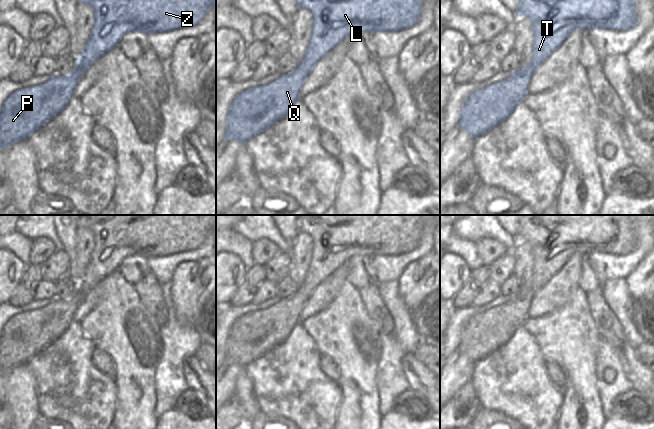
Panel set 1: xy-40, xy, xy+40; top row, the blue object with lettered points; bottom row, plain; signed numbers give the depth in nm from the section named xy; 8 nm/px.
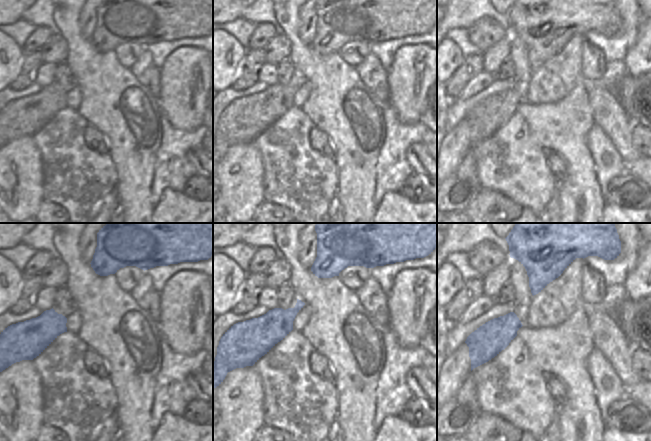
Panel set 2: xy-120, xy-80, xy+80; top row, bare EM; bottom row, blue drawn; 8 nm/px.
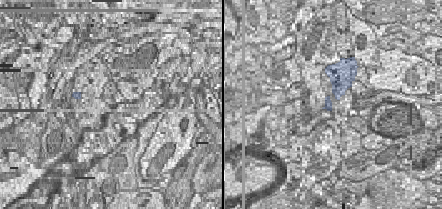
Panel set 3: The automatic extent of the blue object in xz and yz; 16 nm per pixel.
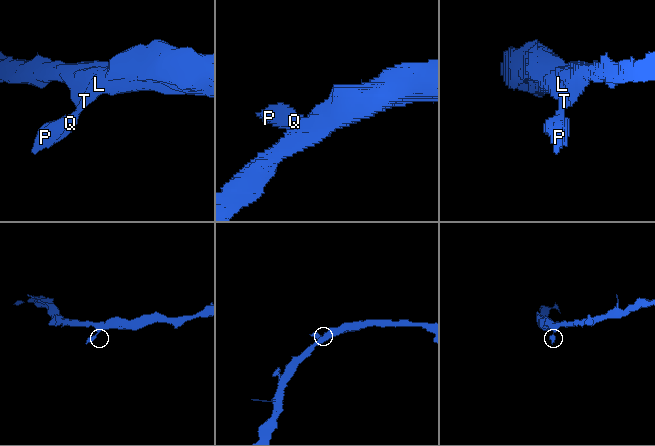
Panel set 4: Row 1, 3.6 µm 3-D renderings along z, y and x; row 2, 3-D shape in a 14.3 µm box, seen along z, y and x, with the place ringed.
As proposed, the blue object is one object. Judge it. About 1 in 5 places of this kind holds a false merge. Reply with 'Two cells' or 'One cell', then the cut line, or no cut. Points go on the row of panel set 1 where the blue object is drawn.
One cell. No split.

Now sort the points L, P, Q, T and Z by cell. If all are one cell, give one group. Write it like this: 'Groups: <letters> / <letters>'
Groups: L P Q T Z

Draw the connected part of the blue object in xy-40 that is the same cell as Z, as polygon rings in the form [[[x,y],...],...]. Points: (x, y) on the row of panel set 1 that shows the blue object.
[[[77,0],[87,4],[94,11],[94,25],[90,37],[76,58],[76,67],[65,76],[53,75],[47,82],[29,88],[23,88],[10,94],[0,111],[0,149],[11,144],[26,140],[33,132],[44,126],[49,120],[60,114],[68,105],[72,93],[82,75],[106,52],[118,46],[122,37],[129,32],[143,32],[146,35],[153,32],[169,32],[179,28],[195,26],[206,15],[209,8],[214,8],[216,0]]]

